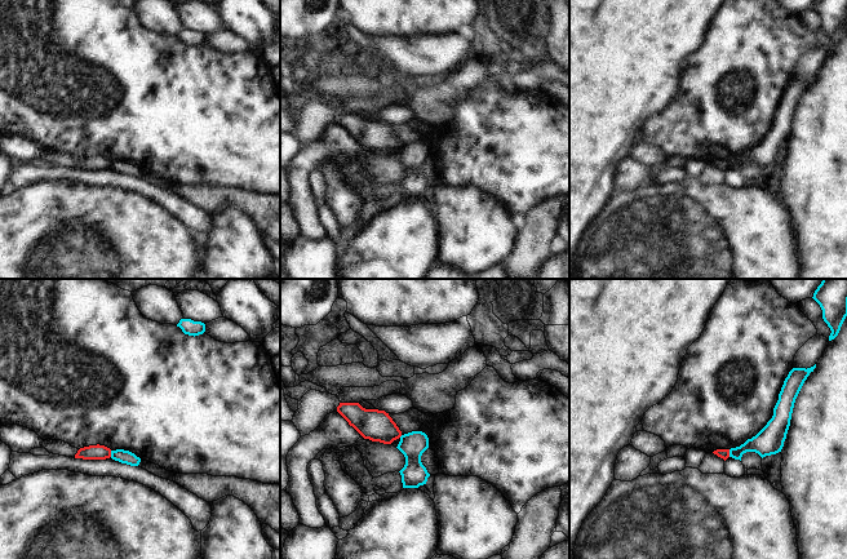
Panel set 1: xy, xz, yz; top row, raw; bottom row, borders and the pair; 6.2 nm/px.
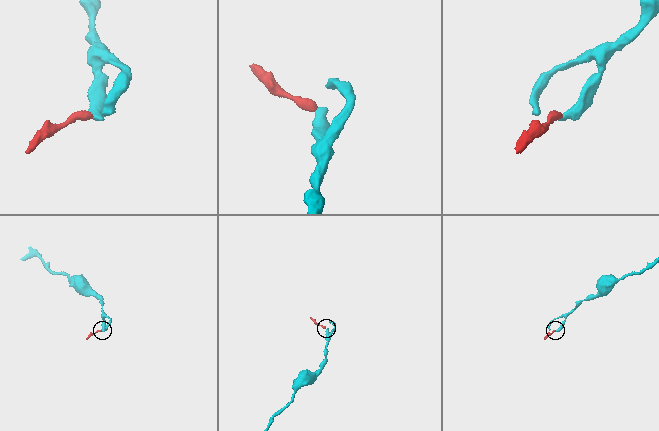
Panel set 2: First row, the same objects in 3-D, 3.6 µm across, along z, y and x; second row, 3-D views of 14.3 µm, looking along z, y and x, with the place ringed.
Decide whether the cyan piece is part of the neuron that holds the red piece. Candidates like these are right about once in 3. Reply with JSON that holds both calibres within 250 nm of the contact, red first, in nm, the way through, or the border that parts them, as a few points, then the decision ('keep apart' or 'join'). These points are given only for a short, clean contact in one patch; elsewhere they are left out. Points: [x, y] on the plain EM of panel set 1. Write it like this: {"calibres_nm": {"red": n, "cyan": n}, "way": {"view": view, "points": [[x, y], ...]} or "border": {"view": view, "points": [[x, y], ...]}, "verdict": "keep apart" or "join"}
{"calibres_nm": {"red": 60, "cyan": 160}, "border": {"view": "yz", "points": [[728, 160], [730, 167]]}, "verdict": "keep apart"}

